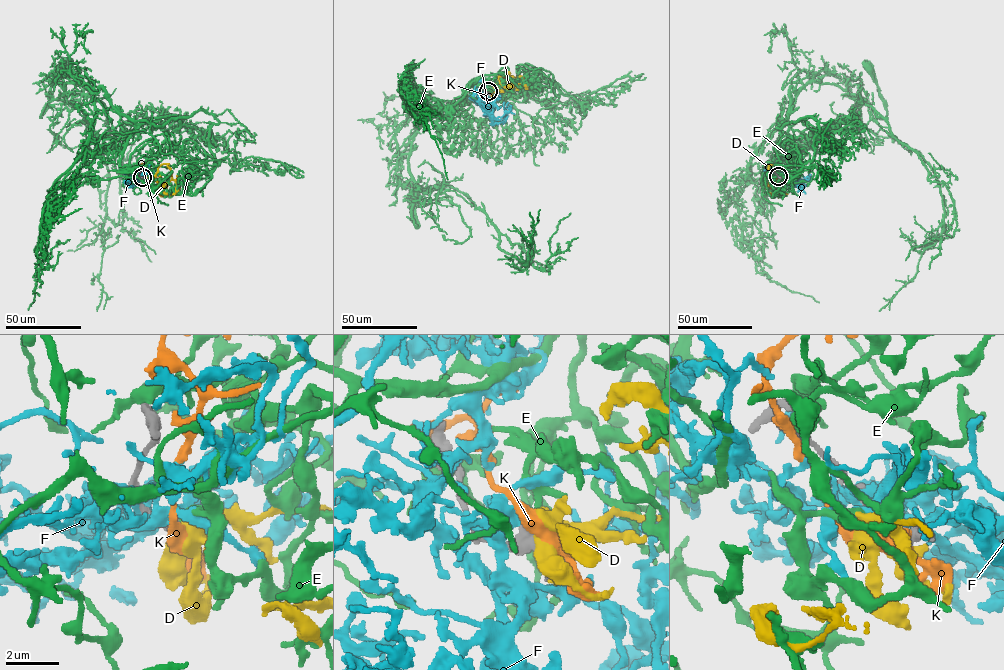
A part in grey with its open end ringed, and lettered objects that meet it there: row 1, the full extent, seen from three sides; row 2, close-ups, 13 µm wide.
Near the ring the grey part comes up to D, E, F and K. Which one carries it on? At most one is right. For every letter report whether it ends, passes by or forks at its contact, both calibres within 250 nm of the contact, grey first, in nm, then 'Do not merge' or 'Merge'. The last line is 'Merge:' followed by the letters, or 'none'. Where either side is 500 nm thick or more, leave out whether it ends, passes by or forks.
D: It forks there. Thickness 440 nm (grey) against 400 nm. Do not merge
E: It ends there. Thickness 420 nm (grey) against 240 nm. Merge
F: It passes by. Thickness 420 nm (grey) against 360 nm. Do not merge
K: It forks there. Thickness 320 nm (grey) against 440 nm. Do not merge
Merge: E

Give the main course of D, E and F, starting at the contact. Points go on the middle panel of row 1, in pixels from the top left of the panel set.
D: (488, 92), (498, 91), (497, 82), (502, 74), (509, 72), (506, 77), (498, 77), (500, 83), (508, 89)
E: (487, 91), (495, 91), (490, 80), (474, 83), (468, 104), (418, 129), (408, 160), (416, 227), (415, 199)
F: (487, 91), (486, 109), (495, 123), (503, 119), (504, 102)

